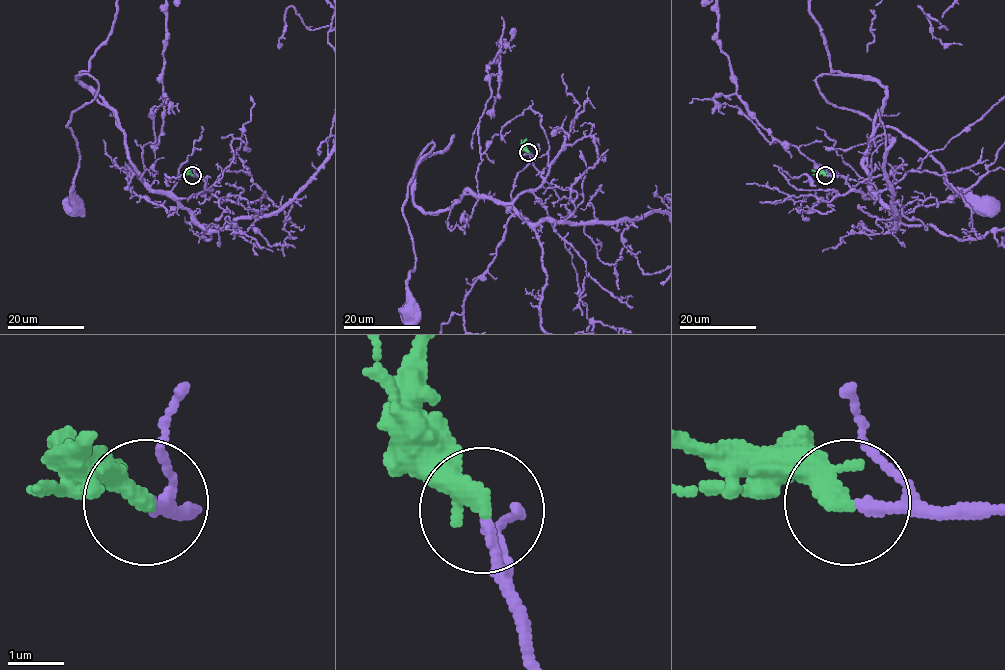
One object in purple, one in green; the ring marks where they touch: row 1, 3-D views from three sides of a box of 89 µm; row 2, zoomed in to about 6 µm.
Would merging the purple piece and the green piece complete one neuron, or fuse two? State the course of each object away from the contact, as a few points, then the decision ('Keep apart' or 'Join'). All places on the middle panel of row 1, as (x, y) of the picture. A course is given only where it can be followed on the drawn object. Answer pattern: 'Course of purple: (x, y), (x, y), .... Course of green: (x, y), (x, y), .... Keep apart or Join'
Course of purple: (528, 153), (535, 189), (502, 202), (465, 194), (424, 213), (417, 157), (434, 144), (403, 204), (411, 312). Course of green: (528, 152), (524, 144), (526, 139). Join

